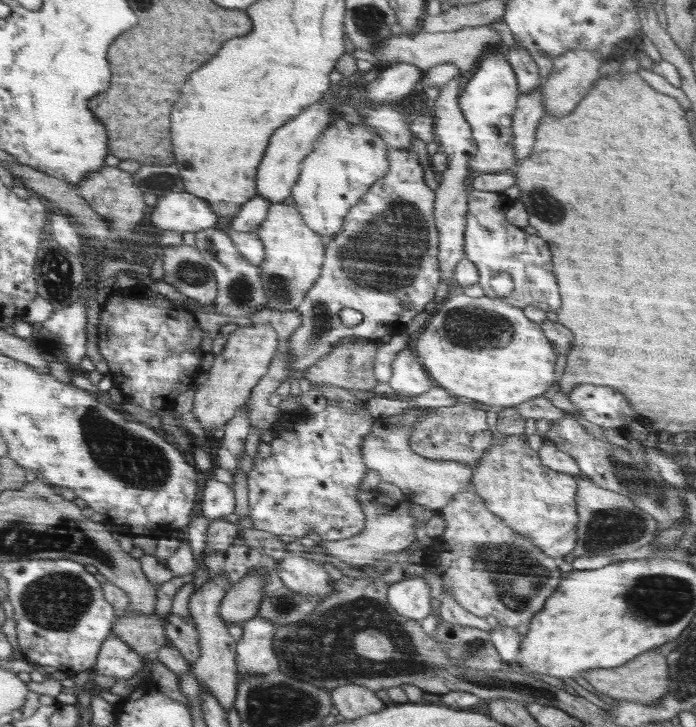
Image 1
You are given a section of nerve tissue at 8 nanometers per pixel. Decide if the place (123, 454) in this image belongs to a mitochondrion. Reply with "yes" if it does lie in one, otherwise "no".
yes

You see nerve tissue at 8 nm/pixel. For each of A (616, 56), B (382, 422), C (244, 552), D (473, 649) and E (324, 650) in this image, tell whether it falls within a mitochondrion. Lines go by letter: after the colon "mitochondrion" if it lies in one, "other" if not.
A: other
B: other
C: other
D: mitochondrion
E: mitochondrion

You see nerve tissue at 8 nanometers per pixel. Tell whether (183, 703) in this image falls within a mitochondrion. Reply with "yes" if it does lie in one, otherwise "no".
no

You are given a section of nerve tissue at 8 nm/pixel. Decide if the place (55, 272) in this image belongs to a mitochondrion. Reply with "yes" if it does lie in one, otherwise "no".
yes

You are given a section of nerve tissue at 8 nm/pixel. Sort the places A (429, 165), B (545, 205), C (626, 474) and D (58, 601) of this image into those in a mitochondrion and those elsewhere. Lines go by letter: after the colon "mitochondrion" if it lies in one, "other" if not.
A: other
B: mitochondrion
C: mitochondrion
D: mitochondrion

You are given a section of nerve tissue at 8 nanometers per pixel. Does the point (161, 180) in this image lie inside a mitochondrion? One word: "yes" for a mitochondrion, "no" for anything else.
yes

